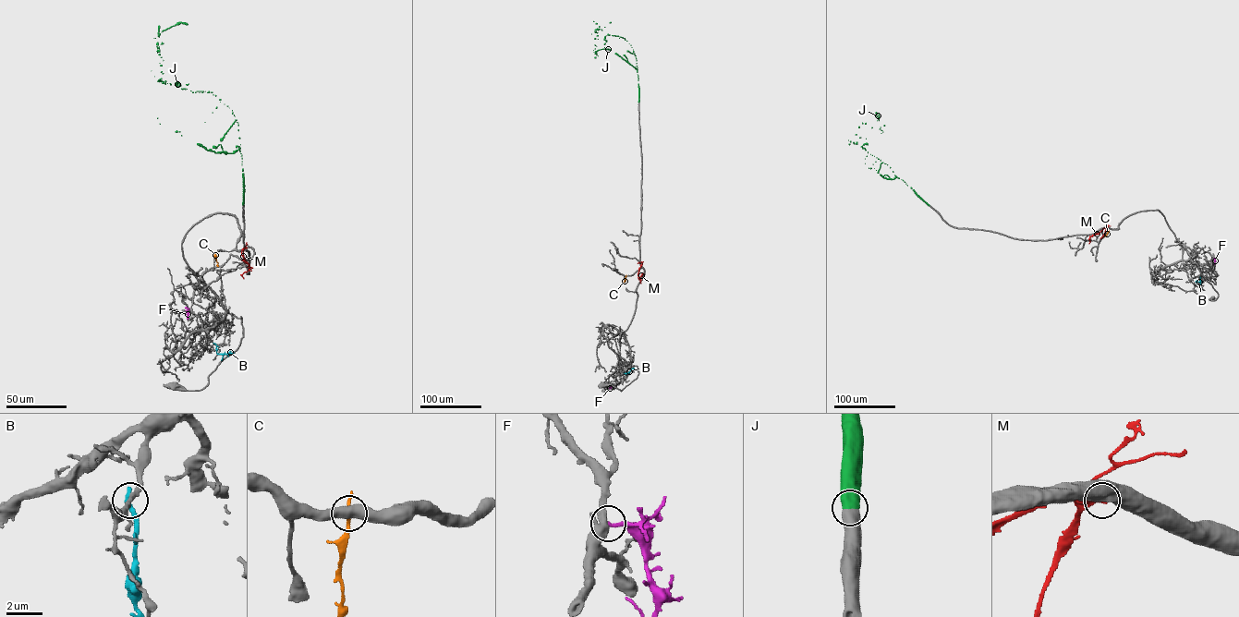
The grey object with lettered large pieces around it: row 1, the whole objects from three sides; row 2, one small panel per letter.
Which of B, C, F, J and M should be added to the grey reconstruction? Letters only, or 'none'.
F, J

